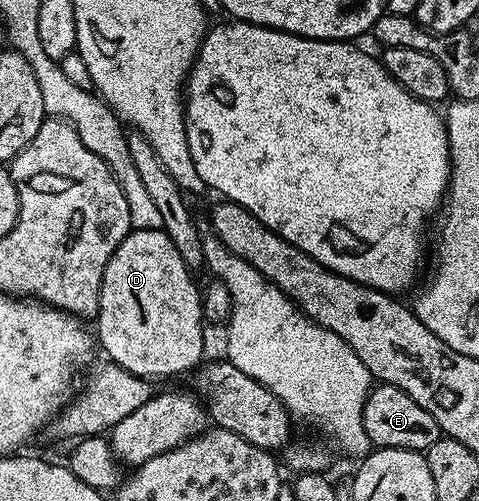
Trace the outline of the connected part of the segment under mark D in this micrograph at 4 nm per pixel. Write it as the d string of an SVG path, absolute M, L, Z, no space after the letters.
M157 229L128 232L105 266L99 291L97 344L102 351L103 348L107 351L106 359L110 363L119 364L134 376L156 378L190 373L204 359L203 304L199 301L199 288L191 272L166 232Z

